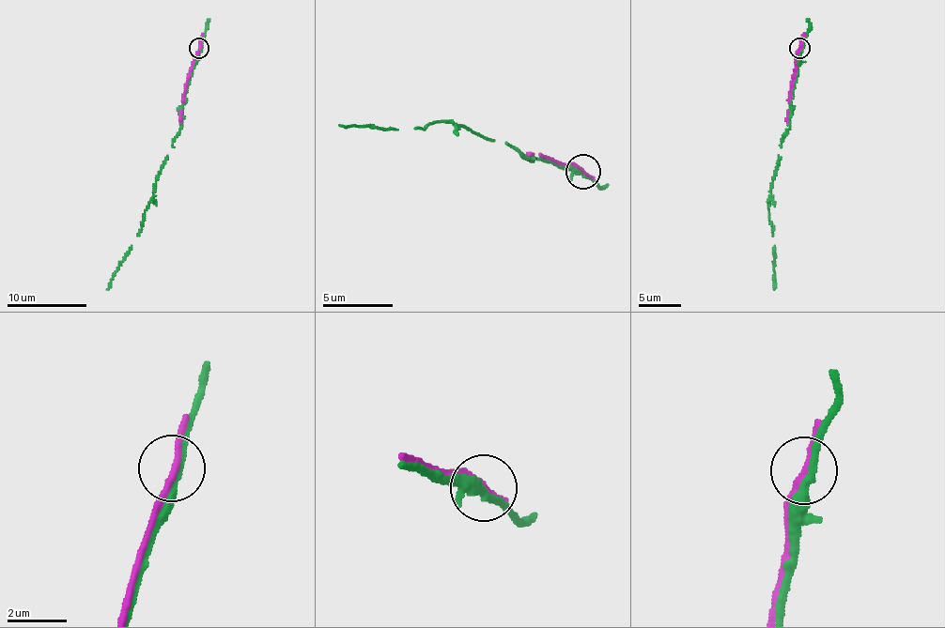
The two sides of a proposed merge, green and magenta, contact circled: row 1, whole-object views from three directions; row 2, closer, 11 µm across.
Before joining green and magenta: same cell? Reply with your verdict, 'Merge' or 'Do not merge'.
Do not merge

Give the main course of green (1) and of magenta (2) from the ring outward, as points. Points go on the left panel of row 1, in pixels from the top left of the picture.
1: (199, 50), (199, 59), (192, 69), (184, 94), (182, 126), (172, 143), (131, 249), (106, 289)
2: (199, 48), (184, 88), (179, 122)

